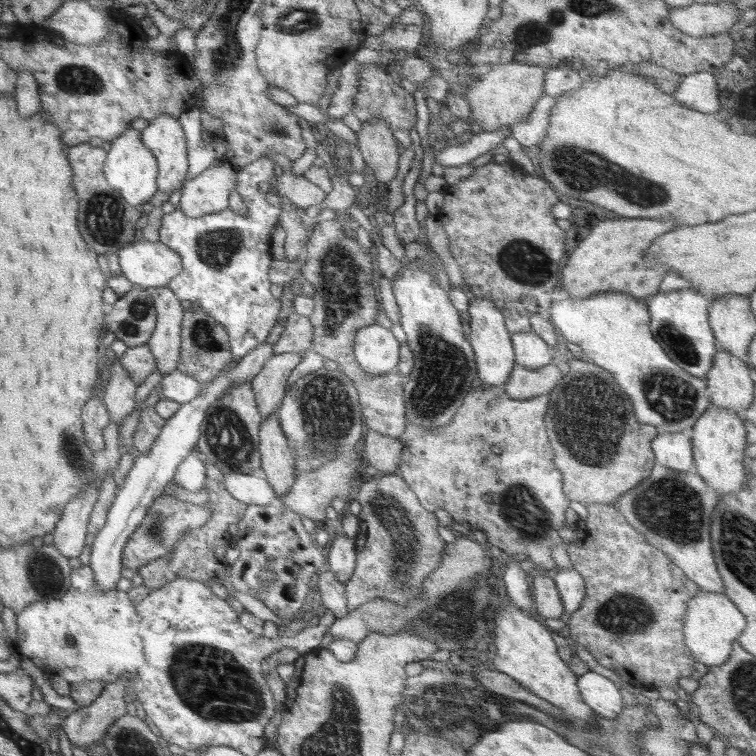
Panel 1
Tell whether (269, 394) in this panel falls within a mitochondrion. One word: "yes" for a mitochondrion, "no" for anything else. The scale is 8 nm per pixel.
no

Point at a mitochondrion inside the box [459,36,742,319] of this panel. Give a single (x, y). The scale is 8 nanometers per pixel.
(579, 169)

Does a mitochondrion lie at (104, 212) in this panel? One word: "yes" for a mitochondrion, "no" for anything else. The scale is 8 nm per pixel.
yes

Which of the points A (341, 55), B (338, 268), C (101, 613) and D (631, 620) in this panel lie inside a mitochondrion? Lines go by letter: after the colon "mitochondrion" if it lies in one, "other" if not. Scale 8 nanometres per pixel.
A: other
B: mitochondrion
C: other
D: mitochondrion

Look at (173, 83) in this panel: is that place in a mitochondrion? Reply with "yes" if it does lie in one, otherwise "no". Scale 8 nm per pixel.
no

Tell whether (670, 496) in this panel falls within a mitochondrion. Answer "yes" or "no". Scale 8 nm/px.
yes

